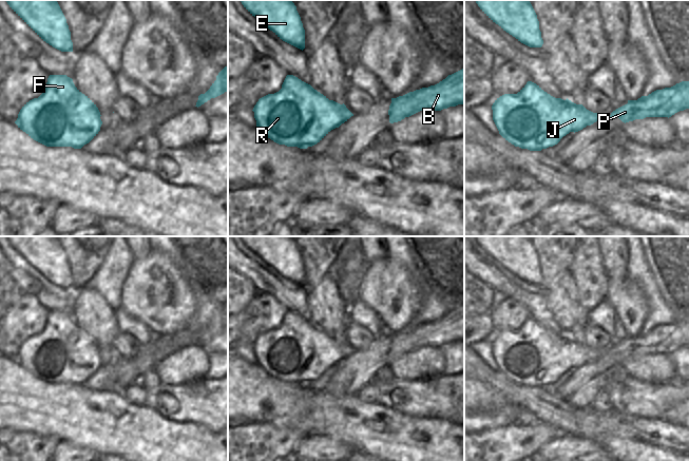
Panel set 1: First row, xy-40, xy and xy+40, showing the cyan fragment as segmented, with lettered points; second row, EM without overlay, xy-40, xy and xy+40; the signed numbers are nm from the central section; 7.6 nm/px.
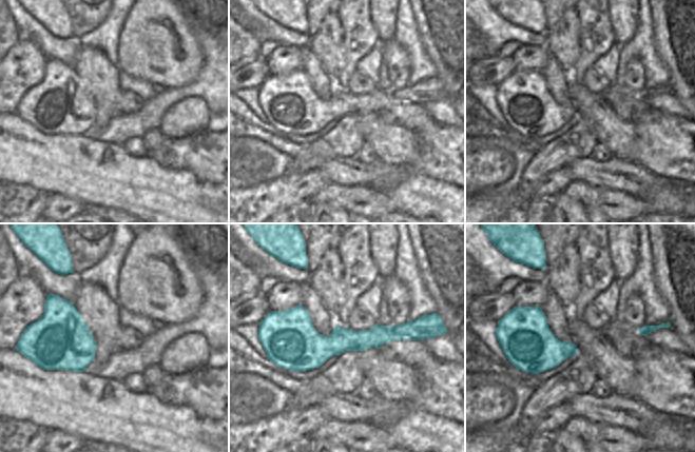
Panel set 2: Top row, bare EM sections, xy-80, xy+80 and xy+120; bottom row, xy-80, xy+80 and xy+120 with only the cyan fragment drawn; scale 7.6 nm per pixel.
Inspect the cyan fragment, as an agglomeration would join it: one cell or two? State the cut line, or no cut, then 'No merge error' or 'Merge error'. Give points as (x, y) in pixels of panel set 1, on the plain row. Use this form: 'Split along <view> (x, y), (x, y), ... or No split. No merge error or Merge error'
Split along xy+40 (584, 343), (584, 346), (593, 359). Merge error.

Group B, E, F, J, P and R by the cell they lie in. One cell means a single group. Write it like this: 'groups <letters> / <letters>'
groups B P / E F J R

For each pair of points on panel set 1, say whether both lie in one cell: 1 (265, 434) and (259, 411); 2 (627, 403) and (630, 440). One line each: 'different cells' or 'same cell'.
1: different cells
2: different cells

